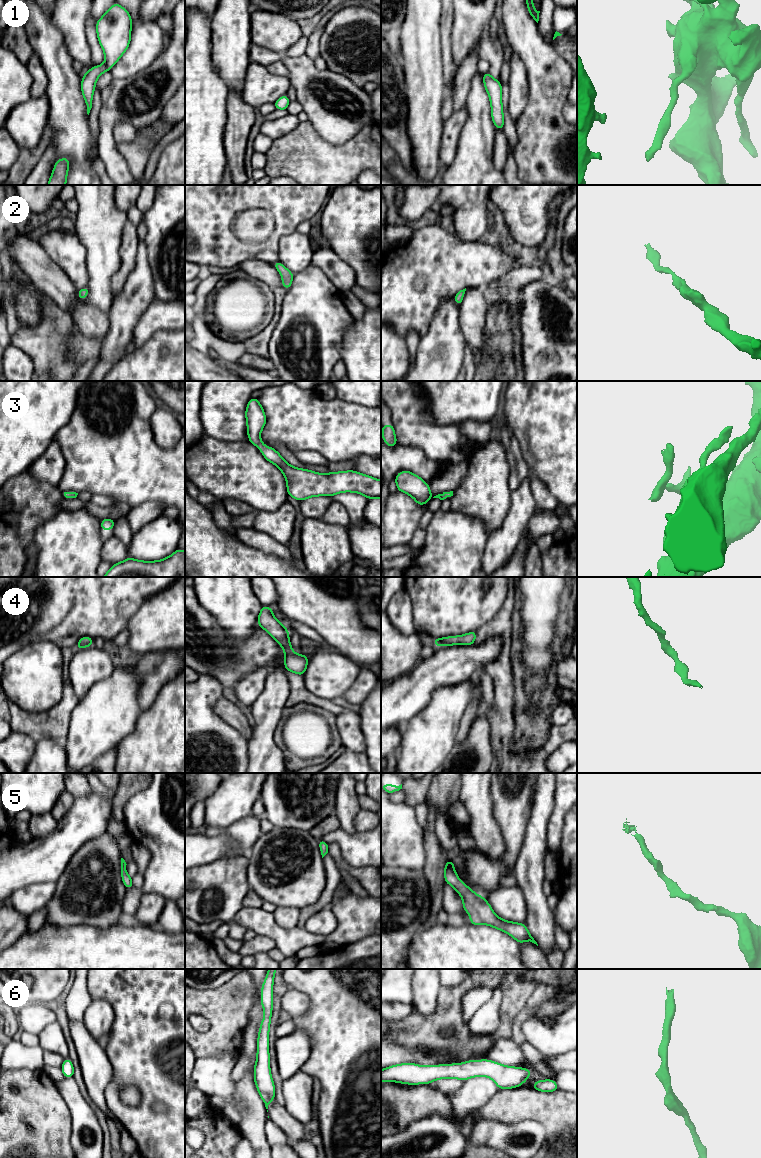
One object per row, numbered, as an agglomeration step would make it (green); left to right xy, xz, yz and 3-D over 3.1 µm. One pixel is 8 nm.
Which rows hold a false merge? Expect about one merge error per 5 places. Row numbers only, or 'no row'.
no row

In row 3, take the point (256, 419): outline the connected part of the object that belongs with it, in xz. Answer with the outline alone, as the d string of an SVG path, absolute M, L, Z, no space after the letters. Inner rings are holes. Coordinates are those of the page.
M251 398L246 407L249 442L260 448L264 458L276 465L286 478L288 496L302 501L314 496L334 496L340 492L355 492L368 500L381 499L381 480L356 472L321 474L289 465L273 447L266 447L260 433L266 424L266 415L258 398Z

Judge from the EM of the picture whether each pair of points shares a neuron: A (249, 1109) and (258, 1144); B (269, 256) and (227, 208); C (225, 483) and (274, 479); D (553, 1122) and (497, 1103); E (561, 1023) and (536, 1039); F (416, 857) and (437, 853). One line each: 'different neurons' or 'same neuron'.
A: same neuron
B: same neuron
C: same neuron
D: same neuron
E: same neuron
F: different neurons

